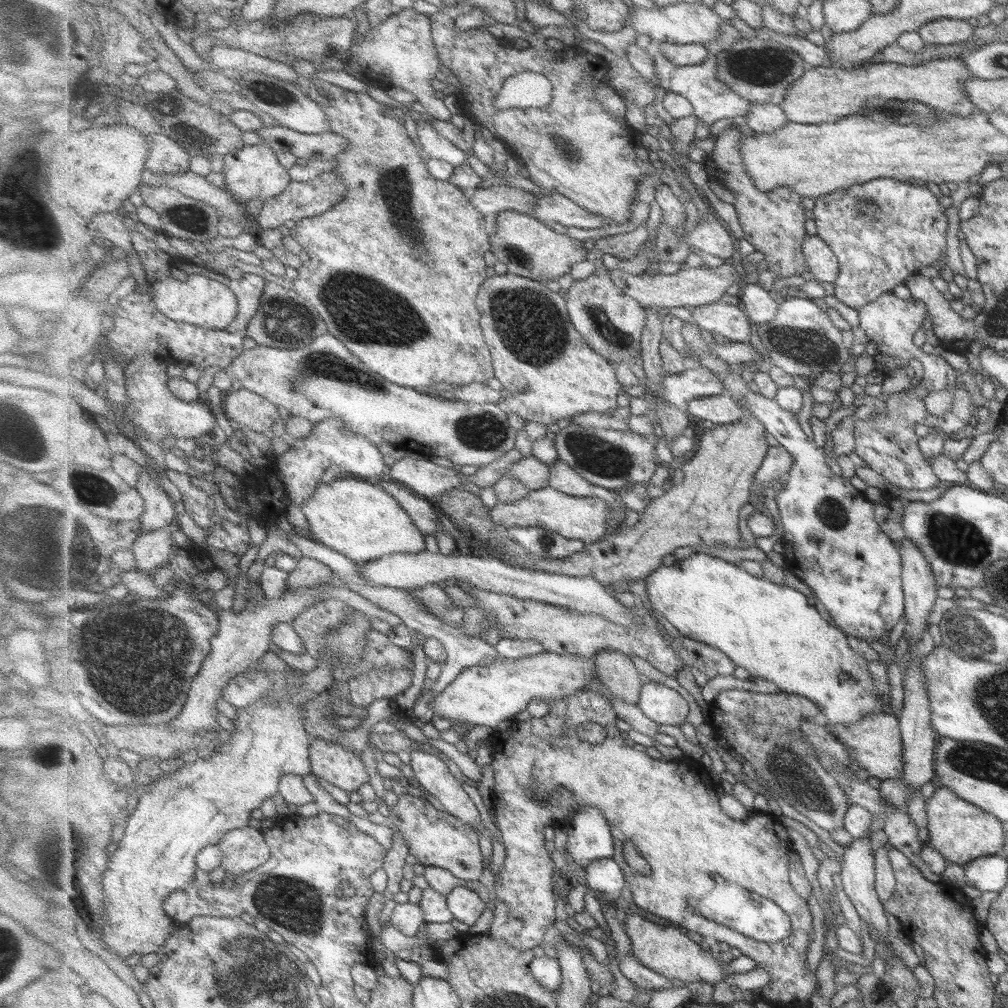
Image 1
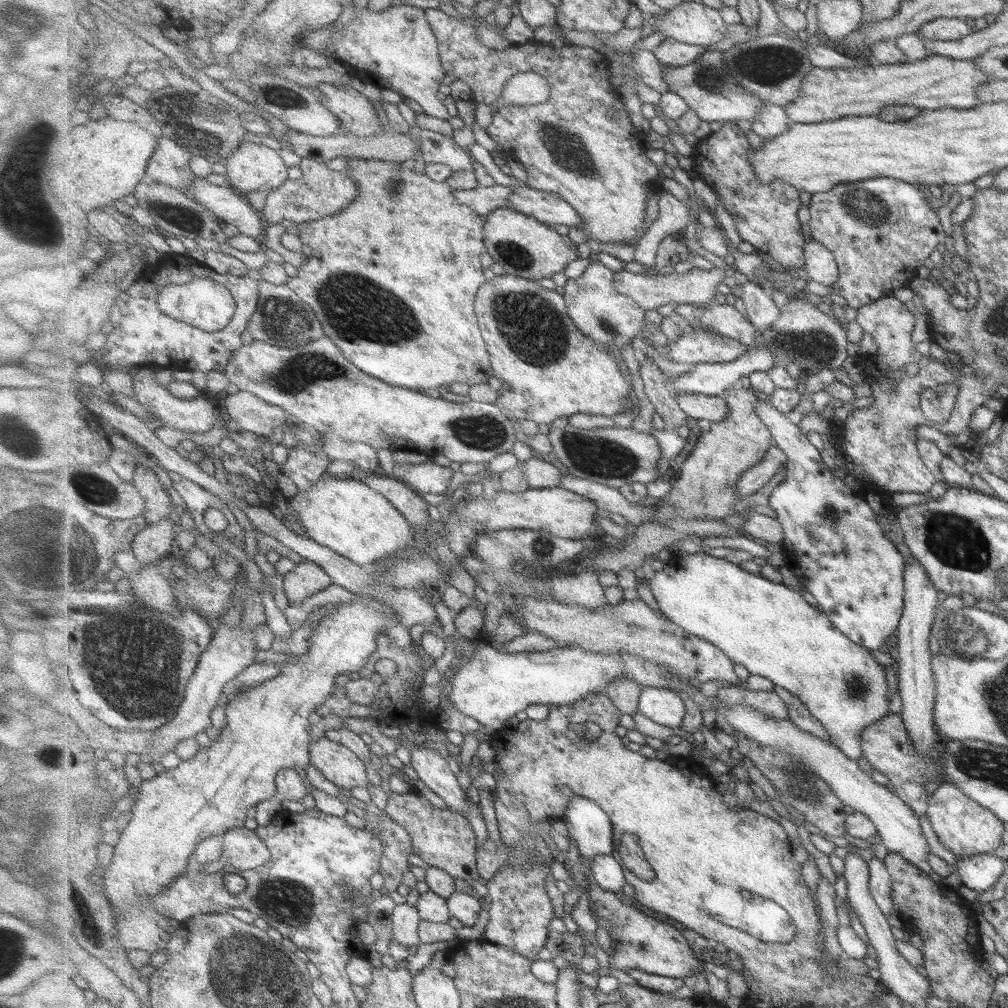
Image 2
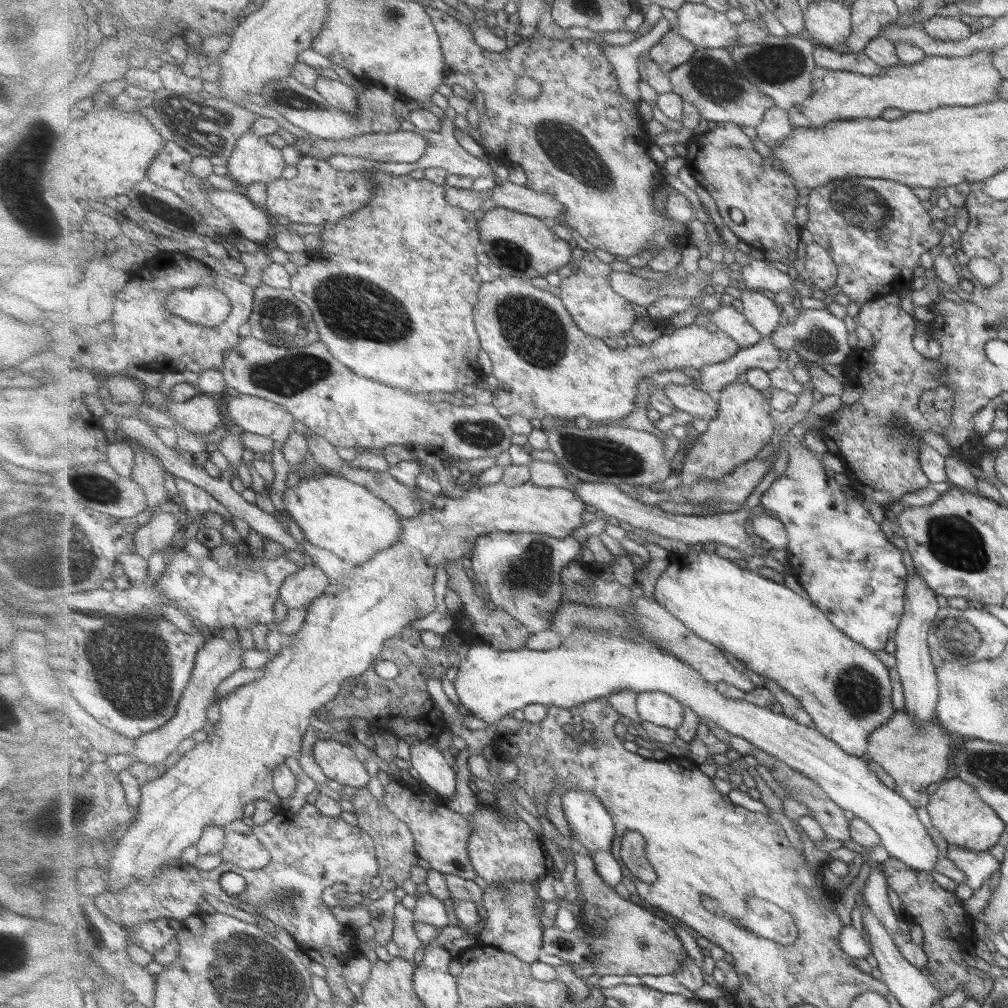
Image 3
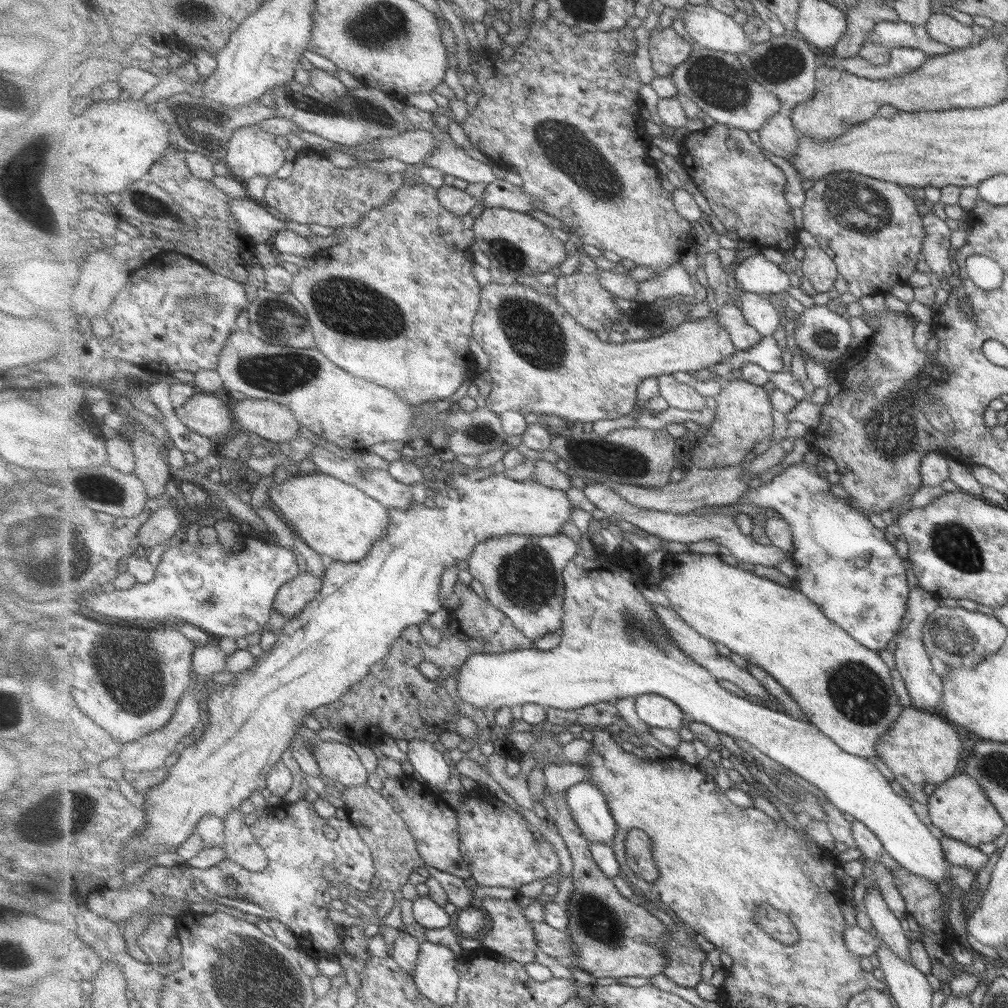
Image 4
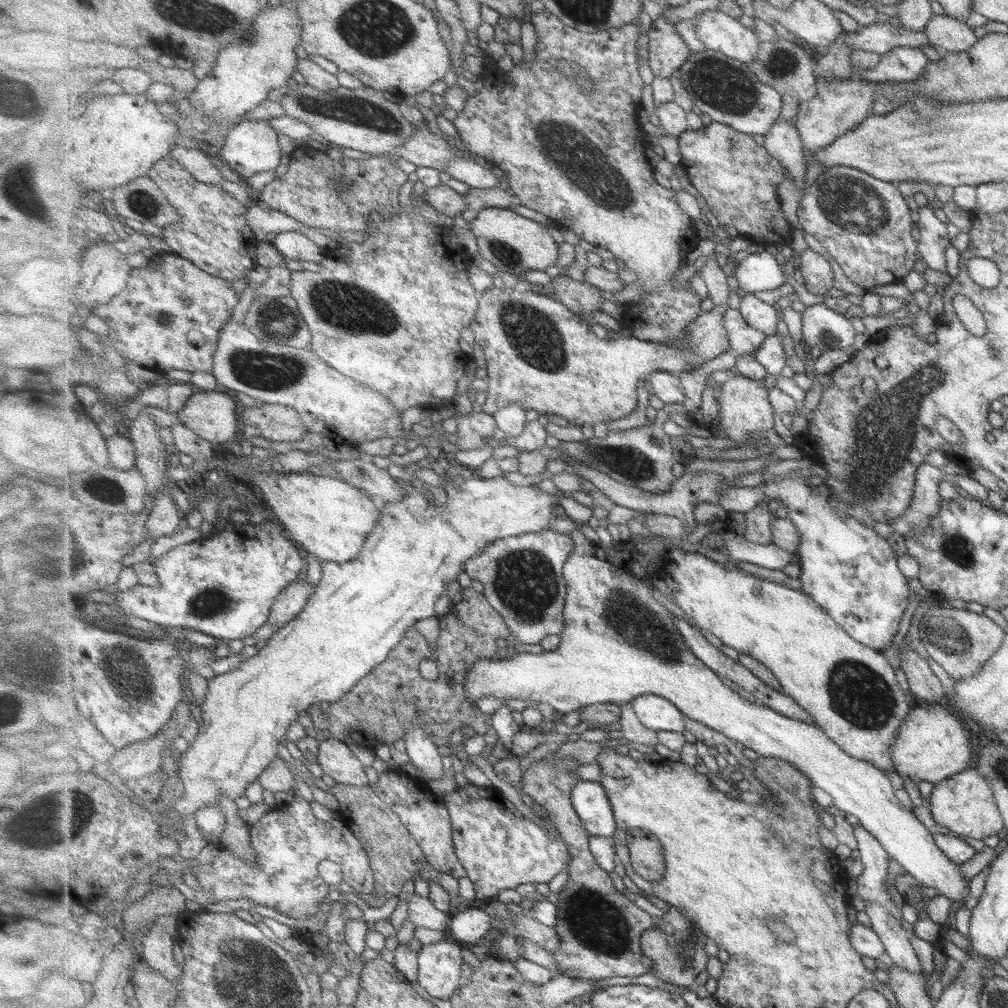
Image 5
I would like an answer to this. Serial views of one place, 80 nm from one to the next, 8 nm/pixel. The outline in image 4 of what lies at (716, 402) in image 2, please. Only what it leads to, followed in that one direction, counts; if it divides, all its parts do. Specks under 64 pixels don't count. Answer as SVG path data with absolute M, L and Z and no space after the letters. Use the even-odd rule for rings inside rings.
M661 375L658 381L659 396L663 396L670 407L690 412L703 411L707 407L707 400L695 388L678 382L673 375Z

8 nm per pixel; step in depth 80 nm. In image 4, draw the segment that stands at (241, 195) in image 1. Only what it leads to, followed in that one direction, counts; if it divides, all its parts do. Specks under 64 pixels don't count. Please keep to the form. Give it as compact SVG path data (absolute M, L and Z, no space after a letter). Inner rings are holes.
M252 124L233 133L225 165L231 176L246 182L256 176L275 176L286 161L286 151L275 144L275 135Z

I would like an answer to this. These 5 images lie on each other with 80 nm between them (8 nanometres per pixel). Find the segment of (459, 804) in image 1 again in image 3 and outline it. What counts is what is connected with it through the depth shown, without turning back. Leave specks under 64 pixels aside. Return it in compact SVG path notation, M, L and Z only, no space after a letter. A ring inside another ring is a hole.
M425 741L415 742L410 752L410 766L417 771L421 781L444 802L449 801L457 792L457 774L445 760L445 756L437 750L437 745Z

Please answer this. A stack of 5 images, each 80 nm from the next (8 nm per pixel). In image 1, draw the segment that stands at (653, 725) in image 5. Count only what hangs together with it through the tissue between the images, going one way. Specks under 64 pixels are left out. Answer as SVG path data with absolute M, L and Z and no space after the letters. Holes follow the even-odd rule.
M650 680L642 686L638 705L657 724L679 726L690 714L689 701L682 693Z

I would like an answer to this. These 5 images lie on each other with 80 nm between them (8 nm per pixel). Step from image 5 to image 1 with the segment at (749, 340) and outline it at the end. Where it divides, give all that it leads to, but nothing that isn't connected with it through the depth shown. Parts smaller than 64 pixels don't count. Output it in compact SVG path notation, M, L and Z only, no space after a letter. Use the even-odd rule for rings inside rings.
M726 300L693 307L692 318L704 331L719 334L730 342L747 343L751 340L750 318L739 306L731 306Z

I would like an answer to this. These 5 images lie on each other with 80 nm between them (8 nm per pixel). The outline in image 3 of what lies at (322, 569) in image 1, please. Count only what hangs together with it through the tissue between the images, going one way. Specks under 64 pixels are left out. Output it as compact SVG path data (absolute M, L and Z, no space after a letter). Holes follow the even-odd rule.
M304 565L294 575L288 576L280 588L280 598L289 609L311 604L323 595L331 579L315 565Z

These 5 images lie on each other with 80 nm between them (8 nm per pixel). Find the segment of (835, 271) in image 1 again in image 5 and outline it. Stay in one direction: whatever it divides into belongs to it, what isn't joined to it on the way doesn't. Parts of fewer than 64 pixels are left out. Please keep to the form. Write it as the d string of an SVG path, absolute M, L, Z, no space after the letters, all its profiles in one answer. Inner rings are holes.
M808 248L801 252L800 259L799 269L805 280L804 286L809 293L822 295L833 290L835 274L827 257Z

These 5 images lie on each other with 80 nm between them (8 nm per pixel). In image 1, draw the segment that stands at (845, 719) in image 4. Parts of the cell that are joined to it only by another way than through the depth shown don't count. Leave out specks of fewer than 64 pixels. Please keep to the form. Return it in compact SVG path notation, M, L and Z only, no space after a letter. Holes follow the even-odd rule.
M695 553L684 560L676 561L673 565L661 565L646 579L646 590L651 605L654 606L655 610L669 621L681 635L692 638L693 640L702 641L703 644L709 644L713 648L718 648L721 652L730 656L731 660L734 660L738 667L748 670L751 676L764 678L765 680L769 680L769 682L775 683L782 692L807 697L809 700L812 700L822 709L819 719L826 721L827 724L830 725L833 723L834 725L840 725L841 723L858 723L858 720L865 719L866 716L871 713L879 714L885 711L882 710L883 704L879 701L880 694L869 672L869 661L863 659L851 649L849 640L847 640L847 636L843 634L843 630L839 628L839 626L835 627L833 624L829 624L829 622L819 614L819 610L815 608L815 605L809 604L809 600L807 600L807 596L805 596L803 592L799 592L799 590L795 590L795 588L790 588L784 584L777 584L774 581L767 580L765 577L757 578L757 576L746 572L739 564L727 562L721 558L715 558L715 556L711 556L709 553Z

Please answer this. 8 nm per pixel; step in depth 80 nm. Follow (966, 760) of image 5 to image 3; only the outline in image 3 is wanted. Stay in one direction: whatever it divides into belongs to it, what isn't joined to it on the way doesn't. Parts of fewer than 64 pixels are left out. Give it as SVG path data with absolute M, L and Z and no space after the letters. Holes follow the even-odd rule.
M903 709L897 711L889 723L874 732L868 755L875 767L882 767L895 780L899 793L909 800L911 805L915 808L927 808L930 802L927 786L944 782L945 774L954 767L957 747L957 740L940 722L934 720L928 726L922 726Z

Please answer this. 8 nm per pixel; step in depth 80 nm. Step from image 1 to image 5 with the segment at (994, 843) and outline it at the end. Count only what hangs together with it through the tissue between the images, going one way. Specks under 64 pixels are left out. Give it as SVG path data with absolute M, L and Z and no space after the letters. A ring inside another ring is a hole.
M967 769L948 780L934 786L930 803L931 816L937 825L949 829L949 834L959 838L975 838L983 840L993 836L1002 829L1001 814L994 802L994 792L987 778L974 769Z

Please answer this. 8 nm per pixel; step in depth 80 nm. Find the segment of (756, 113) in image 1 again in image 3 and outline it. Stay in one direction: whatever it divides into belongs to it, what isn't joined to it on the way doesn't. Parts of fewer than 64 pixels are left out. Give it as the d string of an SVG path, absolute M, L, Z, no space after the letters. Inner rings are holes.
M770 106L765 112L762 123L755 128L757 138L769 148L774 149L789 137L792 137L795 126L791 122L788 111Z

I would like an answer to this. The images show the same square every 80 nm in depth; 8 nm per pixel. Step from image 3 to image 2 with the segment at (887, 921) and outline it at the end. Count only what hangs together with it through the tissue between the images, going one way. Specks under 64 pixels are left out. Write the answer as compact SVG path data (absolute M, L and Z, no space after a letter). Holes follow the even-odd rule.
M872 857L869 861L871 881L869 888L871 894L875 897L875 902L882 908L882 911L889 916L890 913L895 913L893 904L893 886L891 886L891 874L885 864L884 859Z

